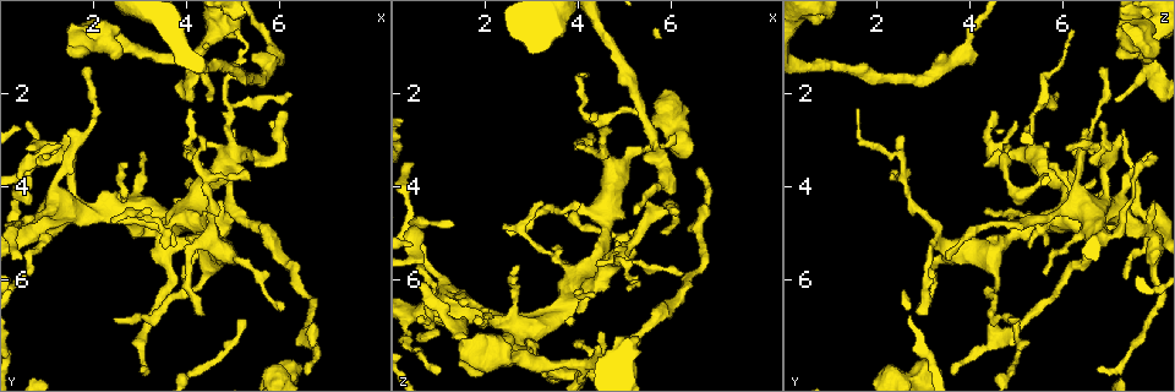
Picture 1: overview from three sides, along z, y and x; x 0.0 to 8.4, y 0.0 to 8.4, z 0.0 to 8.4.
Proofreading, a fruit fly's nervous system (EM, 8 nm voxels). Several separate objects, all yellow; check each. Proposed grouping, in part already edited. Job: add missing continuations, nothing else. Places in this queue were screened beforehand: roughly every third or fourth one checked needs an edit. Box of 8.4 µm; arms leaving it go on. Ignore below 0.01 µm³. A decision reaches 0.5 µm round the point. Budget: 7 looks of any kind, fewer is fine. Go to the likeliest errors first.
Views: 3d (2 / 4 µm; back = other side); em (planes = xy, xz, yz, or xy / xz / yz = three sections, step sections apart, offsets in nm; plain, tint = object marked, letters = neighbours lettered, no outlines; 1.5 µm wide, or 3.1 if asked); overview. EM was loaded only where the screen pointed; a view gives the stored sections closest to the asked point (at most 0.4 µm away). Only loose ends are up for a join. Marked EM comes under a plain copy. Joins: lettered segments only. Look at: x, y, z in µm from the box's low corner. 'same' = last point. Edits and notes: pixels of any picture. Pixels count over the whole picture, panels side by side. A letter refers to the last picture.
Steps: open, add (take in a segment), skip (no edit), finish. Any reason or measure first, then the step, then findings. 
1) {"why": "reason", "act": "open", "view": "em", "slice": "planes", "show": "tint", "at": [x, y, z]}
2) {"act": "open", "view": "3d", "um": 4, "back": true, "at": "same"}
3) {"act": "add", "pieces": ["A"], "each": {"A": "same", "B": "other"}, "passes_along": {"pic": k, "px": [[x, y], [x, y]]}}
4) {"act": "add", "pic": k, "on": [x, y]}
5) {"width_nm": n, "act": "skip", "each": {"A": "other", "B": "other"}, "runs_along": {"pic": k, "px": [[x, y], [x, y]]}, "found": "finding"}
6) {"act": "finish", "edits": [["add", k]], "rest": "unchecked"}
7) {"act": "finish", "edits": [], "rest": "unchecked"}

{"why": "free end", "act": "open", "view": "em", "slice": "planes", "show": "letters", "at": [4.50, 2.15, 7.10]}

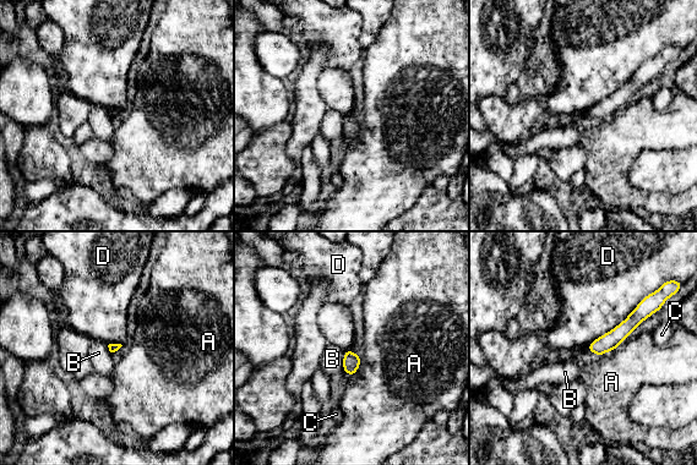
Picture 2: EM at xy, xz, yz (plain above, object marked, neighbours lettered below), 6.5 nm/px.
{"act": "skip", "each": {"A": "other", "B": "other", "C": "other", "D": "other"}, "border": {"pic": 2, "px": [[651, 293], [622, 321], [586, 346]]}, "found": "no lettered segment goes on from it"}

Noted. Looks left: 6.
{"why": "tapers out", "act": "open", "view": "3d", "um": 2, "back": true, "at": [3.25, 4.50, 4.30]}

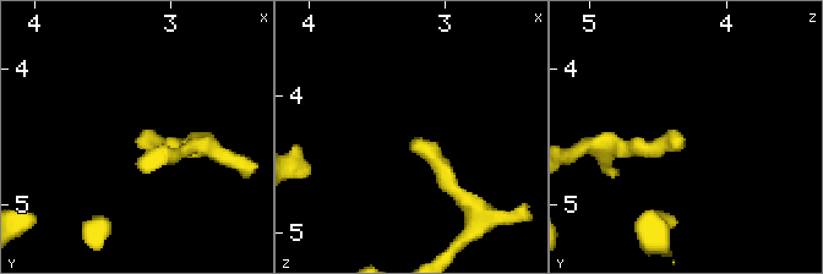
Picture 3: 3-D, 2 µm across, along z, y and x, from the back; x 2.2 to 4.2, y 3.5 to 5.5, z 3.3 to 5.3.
{"why": "need the tissue", "act": "open", "view": "em", "slice": "planes", "show": "letters", "at": [3.22, 4.50, 4.32]}

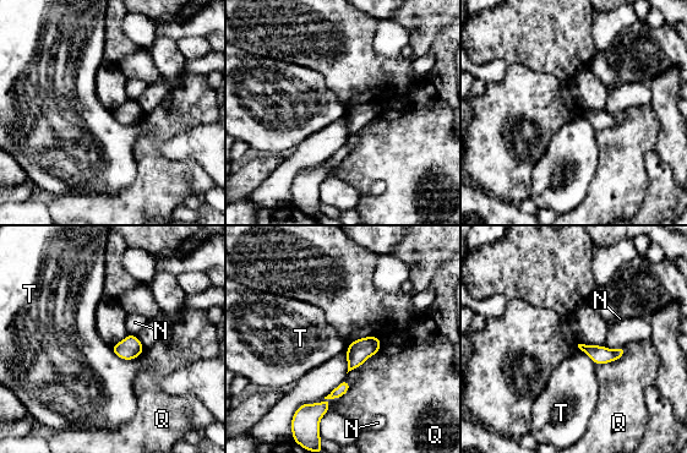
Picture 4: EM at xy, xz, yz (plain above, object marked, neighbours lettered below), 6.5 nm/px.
{"width_nm": 150, "act": "skip", "each": {"N": "other", "Q": "other", "T": "other"}, "found": "none of them fits"}

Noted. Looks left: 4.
{"why": "branch stops here", "act": "open", "view": "3d", "um": 2, "at": [0.60, 5.85, 5.60]}

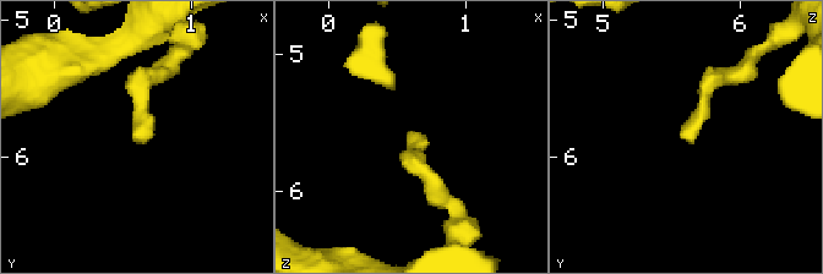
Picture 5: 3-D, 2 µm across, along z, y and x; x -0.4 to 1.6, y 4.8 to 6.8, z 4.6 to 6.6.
{"act": "open", "view": "em", "slice": "yz", "step": 8, "show": "letters", "at": [0.62, 5.84, 5.56]}

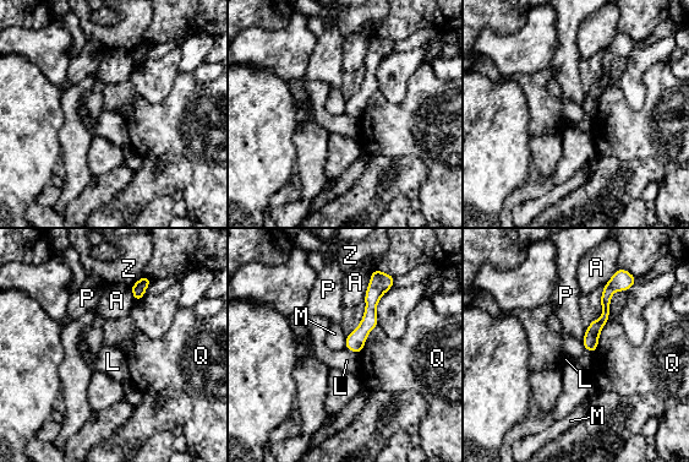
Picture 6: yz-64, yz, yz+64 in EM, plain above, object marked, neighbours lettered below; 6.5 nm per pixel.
{"act": "open", "view": "em", "slice": "xz", "step": 4, "show": "letters", "at": "same"}

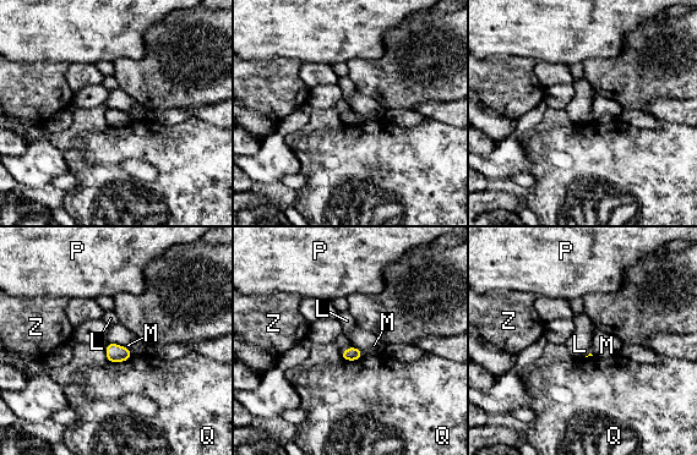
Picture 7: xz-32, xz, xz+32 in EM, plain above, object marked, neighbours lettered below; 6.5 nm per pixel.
{"act": "skip", "each": {"L": "other", "M": "other", "P": "other", "Q": "other", "Z": "other"}, "border": {"pic": 7, "px": [[109, 341], [123, 345], [130, 351]]}, "found": "no lettered segment goes on from it"}

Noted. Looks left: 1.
{"act": "finish", "edits": [], "rest": "unchecked"}

